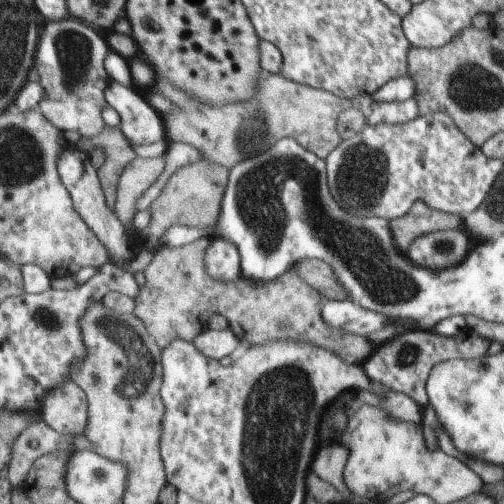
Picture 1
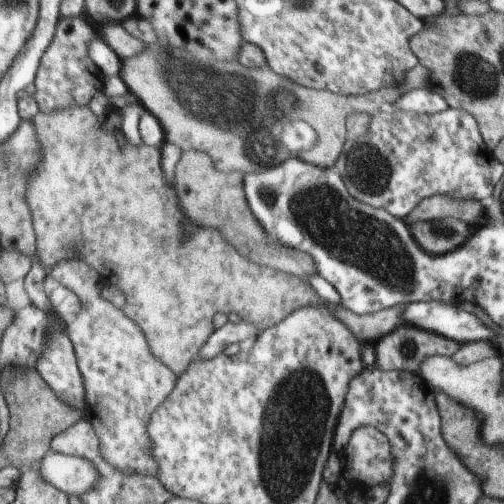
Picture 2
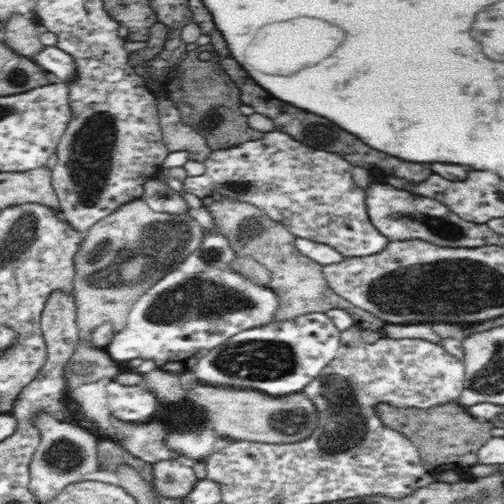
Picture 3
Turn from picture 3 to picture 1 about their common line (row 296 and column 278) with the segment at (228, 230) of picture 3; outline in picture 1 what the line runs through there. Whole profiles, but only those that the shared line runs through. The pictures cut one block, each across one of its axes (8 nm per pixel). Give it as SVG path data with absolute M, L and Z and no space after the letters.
M205 236L177 248L159 244L149 264L141 270L145 284L139 286L139 300L133 316L137 316L143 324L149 324L147 332L155 336L159 346L167 346L173 340L191 342L207 328L207 320L213 314L221 314L223 318L227 318L233 336L237 340L247 340L251 346L291 340L291 344L311 344L329 350L345 364L361 364L373 352L367 336L353 336L347 332L329 330L325 326L321 318L323 304L319 304L317 292L307 286L295 270L287 270L275 282L265 286L253 284L243 278L225 284L205 274L203 254L207 246L209 238Z

